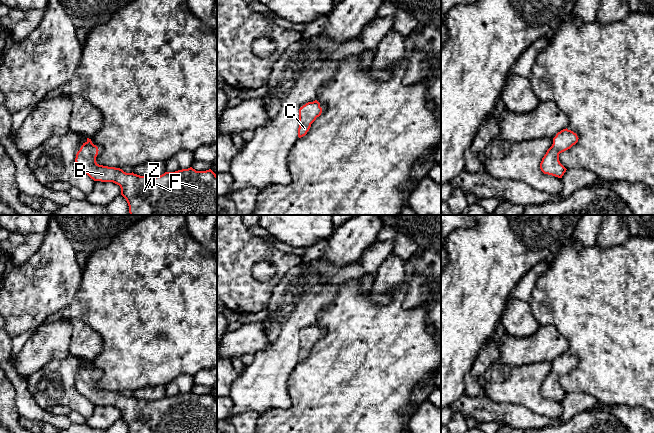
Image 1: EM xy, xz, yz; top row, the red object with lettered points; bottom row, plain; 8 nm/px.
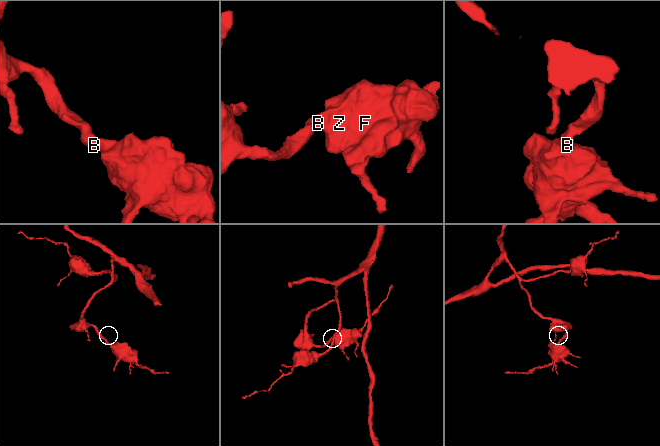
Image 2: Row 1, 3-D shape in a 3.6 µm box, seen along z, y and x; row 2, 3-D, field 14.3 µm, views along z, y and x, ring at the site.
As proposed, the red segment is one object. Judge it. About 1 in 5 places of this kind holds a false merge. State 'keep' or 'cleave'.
keep

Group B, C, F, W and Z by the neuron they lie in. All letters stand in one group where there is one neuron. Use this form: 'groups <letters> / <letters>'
groups B C F W Z

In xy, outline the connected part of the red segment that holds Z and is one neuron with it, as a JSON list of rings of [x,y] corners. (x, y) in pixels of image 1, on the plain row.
[[[87,362],[76,378],[78,392],[94,405],[119,409],[129,433],[217,433],[217,399],[211,393],[196,395],[190,391],[156,401],[145,401],[133,396],[126,397],[120,392],[99,389],[96,386],[98,375],[98,371]]]

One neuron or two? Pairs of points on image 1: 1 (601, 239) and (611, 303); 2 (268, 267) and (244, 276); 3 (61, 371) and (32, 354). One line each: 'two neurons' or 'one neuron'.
1: two neurons
2: two neurons
3: two neurons

